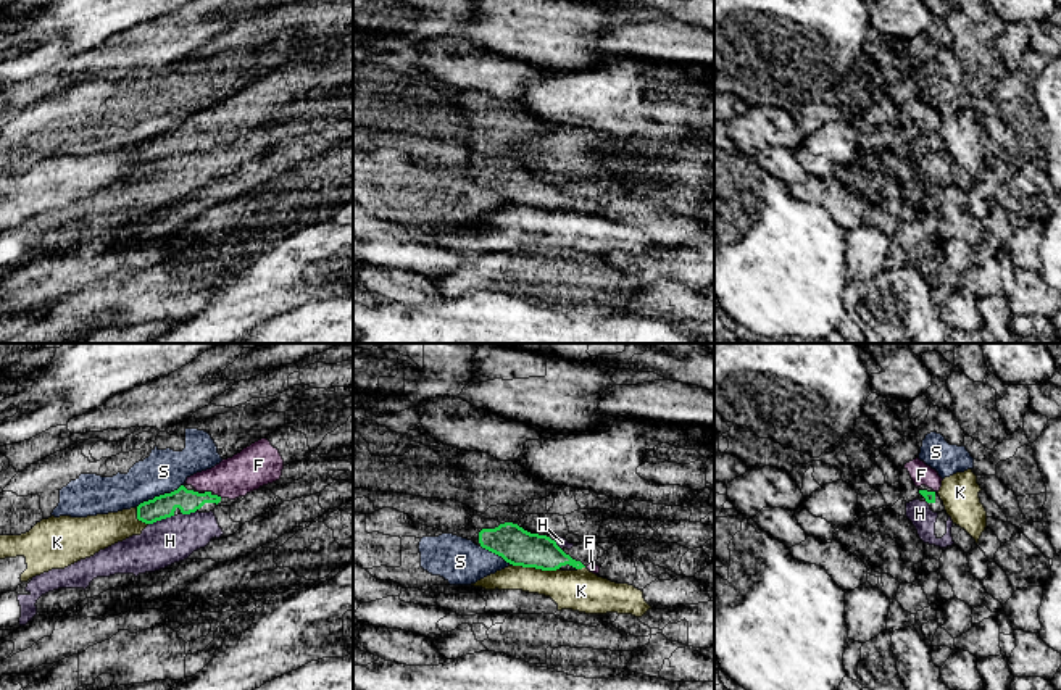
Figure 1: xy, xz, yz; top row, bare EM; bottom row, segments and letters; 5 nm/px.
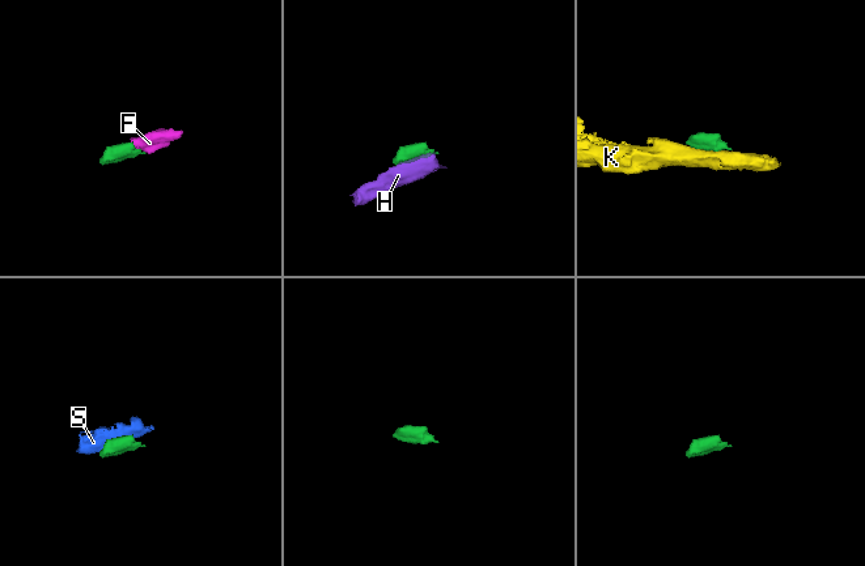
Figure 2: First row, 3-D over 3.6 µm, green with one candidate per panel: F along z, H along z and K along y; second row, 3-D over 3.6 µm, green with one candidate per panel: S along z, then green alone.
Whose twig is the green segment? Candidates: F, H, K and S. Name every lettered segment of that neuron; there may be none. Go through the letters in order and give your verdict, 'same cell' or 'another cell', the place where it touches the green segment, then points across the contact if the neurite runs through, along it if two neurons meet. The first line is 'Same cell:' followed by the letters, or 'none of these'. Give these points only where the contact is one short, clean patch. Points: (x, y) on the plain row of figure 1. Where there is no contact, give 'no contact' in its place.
Same cell: F
F: same cell; contact xy (216, 134); way xy (186, 139), (216, 134), (236, 115), (255, 105)
H: another cell; contact xy (160, 158); border xy (173, 153), (149, 163)
K: another cell; contact xz (536, 207); border xz (513, 203), (558, 208)
S: another cell; contact xy (160, 134); border xy (183, 123), (170, 131), (144, 139), (137, 145)

